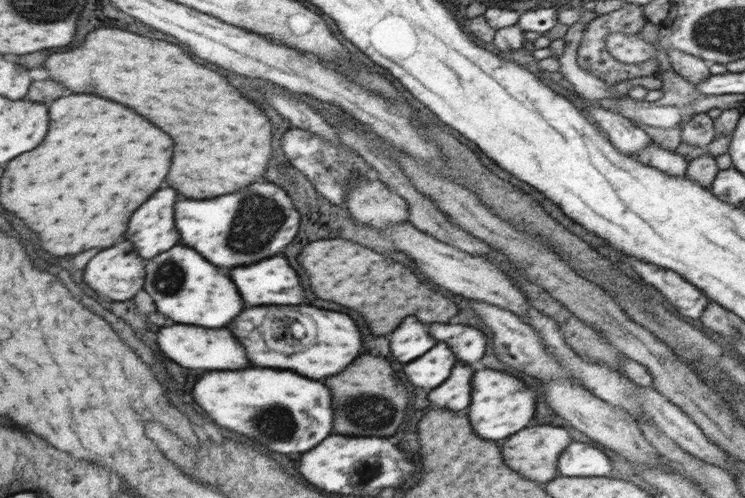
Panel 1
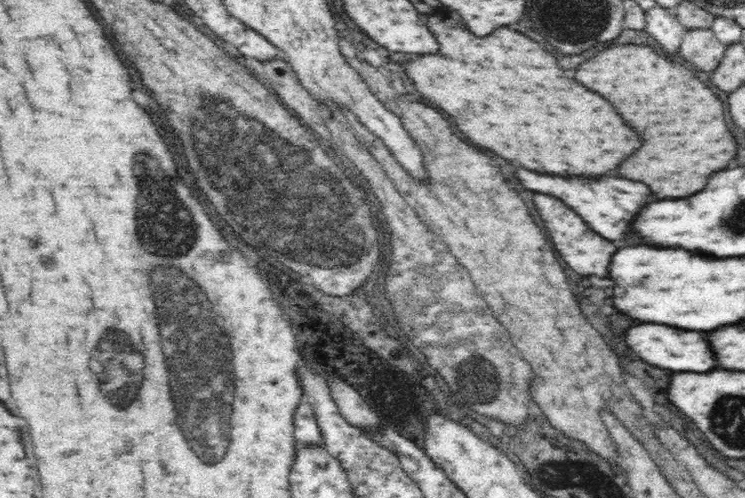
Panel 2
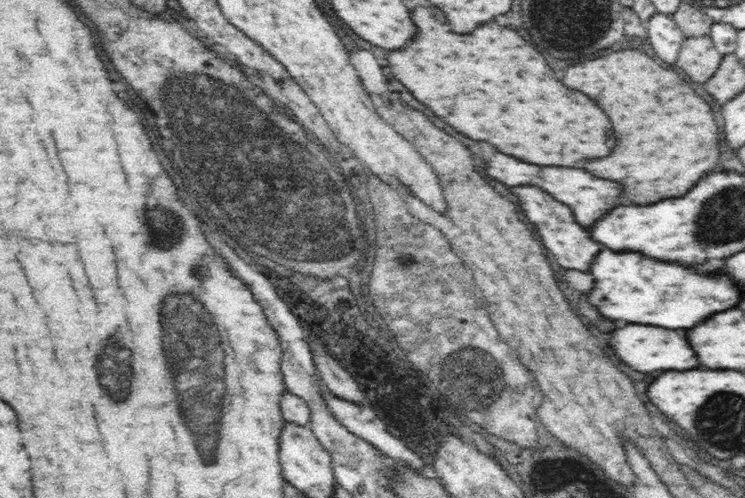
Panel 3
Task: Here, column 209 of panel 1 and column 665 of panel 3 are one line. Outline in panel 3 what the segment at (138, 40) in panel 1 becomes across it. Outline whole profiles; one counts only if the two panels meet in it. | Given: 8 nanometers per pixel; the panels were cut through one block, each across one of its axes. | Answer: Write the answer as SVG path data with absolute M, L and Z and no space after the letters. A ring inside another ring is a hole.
M640 50L612 52L570 66L562 82L590 94L590 98L610 114L620 142L610 158L590 162L590 166L582 168L592 174L602 174L602 178L622 182L632 196L638 196L638 200L634 198L632 202L650 204L662 198L682 196L694 188L704 174L716 168L720 158L720 134L710 104L702 100L682 76L662 68L648 54ZM700 100L704 108L700 108Z

